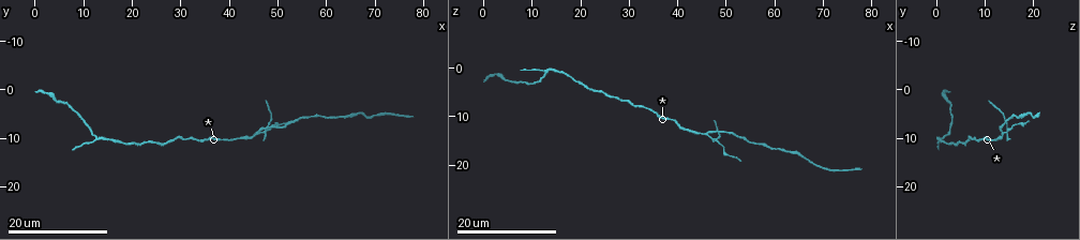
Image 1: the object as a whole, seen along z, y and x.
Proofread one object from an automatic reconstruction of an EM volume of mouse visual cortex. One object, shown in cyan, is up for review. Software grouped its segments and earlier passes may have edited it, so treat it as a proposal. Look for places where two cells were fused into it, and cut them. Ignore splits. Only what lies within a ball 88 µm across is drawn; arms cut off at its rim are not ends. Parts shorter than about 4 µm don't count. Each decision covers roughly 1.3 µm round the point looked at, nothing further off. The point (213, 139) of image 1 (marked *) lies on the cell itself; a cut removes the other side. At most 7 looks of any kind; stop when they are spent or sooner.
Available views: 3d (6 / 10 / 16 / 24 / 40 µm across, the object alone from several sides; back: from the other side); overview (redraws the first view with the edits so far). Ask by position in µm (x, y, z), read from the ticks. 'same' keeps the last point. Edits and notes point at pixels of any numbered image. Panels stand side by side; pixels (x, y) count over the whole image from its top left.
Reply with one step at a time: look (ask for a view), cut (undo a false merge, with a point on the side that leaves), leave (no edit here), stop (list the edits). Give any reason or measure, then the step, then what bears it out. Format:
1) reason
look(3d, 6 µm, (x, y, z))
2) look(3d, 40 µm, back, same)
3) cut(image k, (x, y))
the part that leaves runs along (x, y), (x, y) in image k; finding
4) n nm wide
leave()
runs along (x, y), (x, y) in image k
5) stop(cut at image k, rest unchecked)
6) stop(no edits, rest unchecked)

branch point
look(3d, 24 µm, (13.0, 10.0, 1.0))

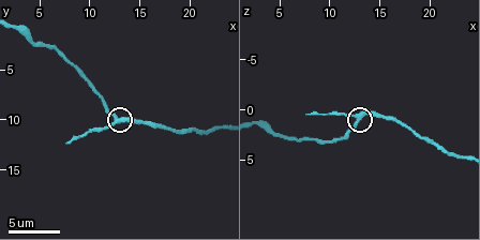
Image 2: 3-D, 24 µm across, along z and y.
closer look
look(3d, 10 µm, (12.8, 10.0, 1.0))

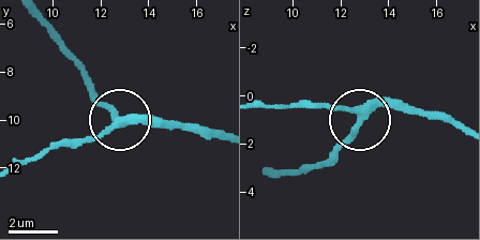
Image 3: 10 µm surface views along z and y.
3 arms
leave()
continuous, no second cell

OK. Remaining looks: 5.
thin neck
look(3d, 10 µm, (18.0, 10.8, 1.8))

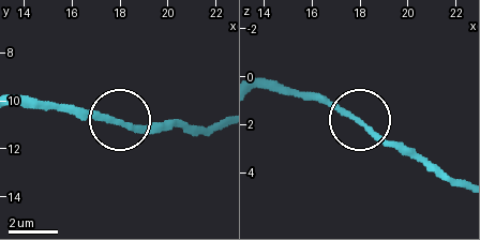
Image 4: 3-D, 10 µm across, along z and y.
leave()
one cell here

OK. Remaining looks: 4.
thick turns thin
look(3d, 16 µm, (42.5, 9.5, 13.0))

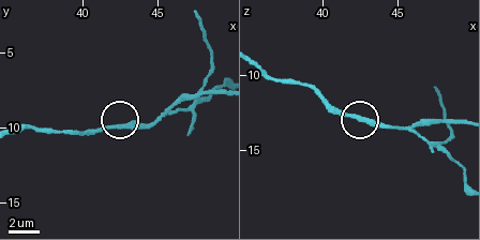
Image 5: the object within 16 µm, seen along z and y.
look(3d, 6 µm, (42.4, 10.0, 12.6))

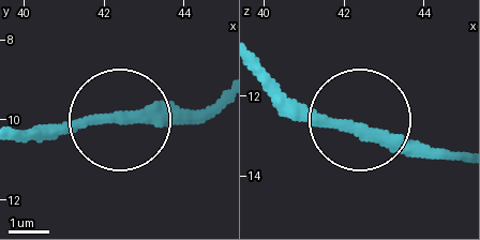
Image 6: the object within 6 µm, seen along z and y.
leave()
runs along (20, 129), (212, 119) in image 6; continuous, no second cell

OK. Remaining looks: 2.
stop(no edits, rest unchecked)

